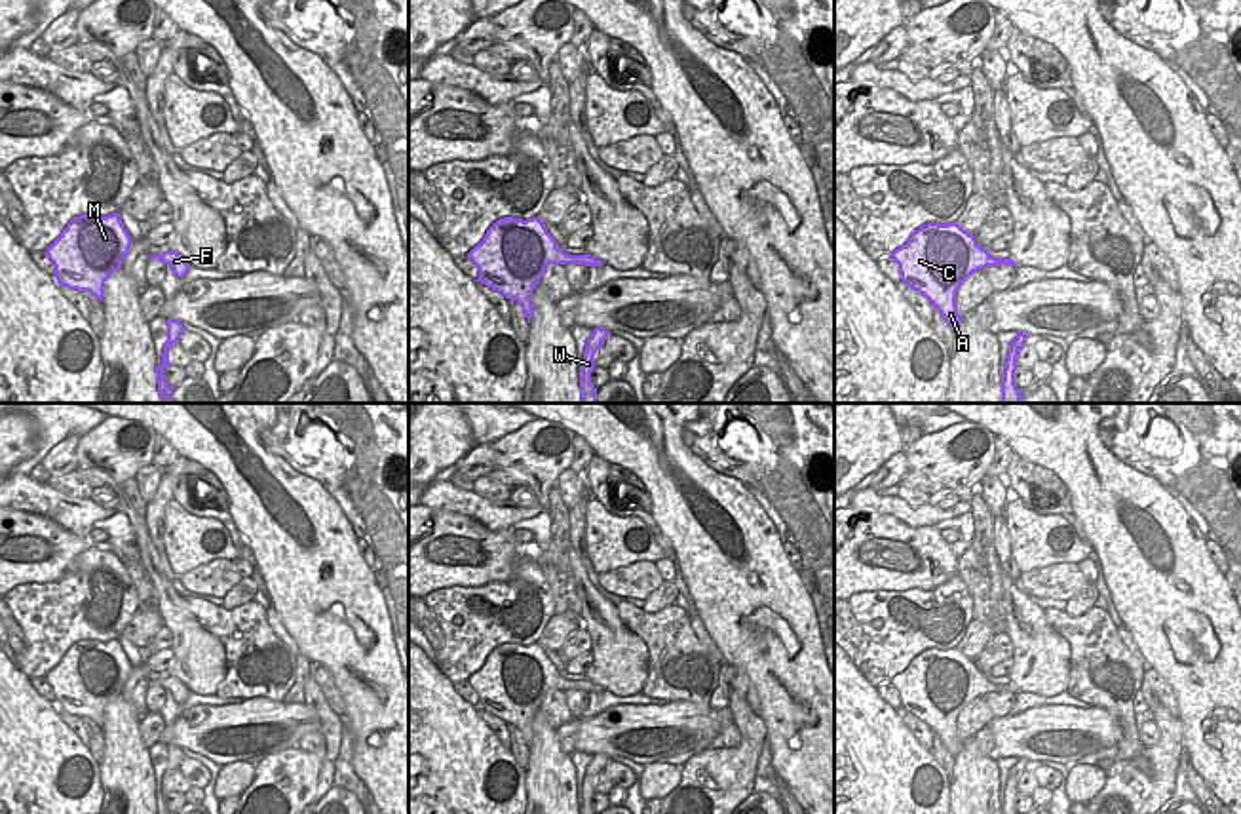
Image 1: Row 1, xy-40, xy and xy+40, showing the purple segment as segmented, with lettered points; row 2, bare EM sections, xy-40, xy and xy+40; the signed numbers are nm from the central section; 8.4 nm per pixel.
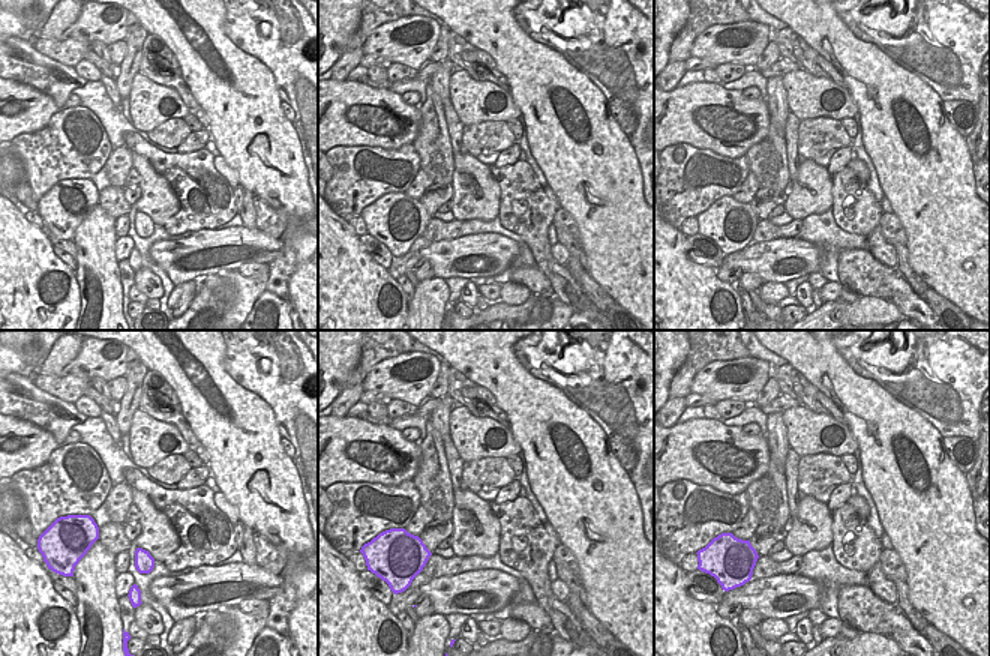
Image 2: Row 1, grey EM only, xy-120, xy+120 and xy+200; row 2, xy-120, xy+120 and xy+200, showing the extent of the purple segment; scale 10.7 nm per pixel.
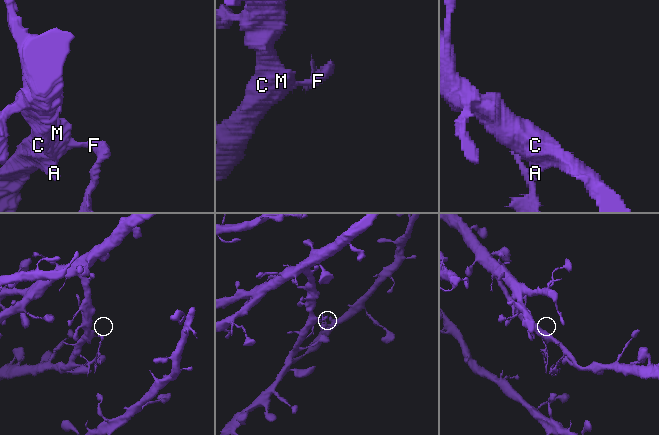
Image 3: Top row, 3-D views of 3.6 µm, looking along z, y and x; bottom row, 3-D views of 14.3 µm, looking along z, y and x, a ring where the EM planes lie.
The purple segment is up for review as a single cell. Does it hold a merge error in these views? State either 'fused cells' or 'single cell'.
fused cells

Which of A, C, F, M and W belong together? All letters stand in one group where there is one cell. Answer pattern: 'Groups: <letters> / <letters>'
Groups: A C M / F W

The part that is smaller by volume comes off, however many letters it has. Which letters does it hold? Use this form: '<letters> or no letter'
F, W

